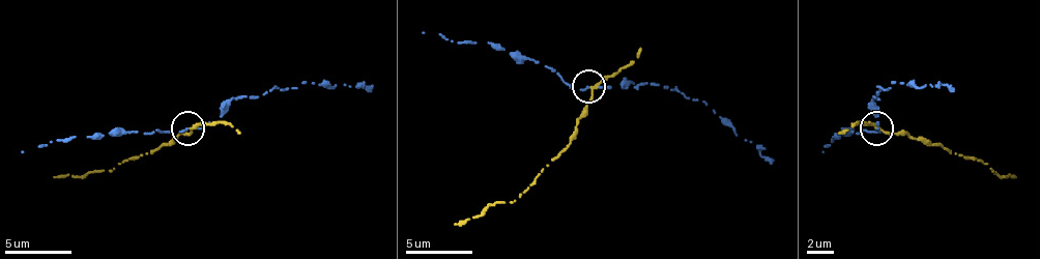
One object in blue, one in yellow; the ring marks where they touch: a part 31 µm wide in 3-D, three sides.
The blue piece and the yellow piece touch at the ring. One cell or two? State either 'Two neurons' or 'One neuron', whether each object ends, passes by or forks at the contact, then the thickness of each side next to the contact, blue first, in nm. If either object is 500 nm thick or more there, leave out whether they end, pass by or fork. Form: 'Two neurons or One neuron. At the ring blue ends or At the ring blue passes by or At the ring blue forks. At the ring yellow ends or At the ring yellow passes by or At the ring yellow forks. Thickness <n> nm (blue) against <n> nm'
Two neurons. At the ring blue ends. At the ring yellow passes by. Thickness 200 nm (blue) against 240 nm

